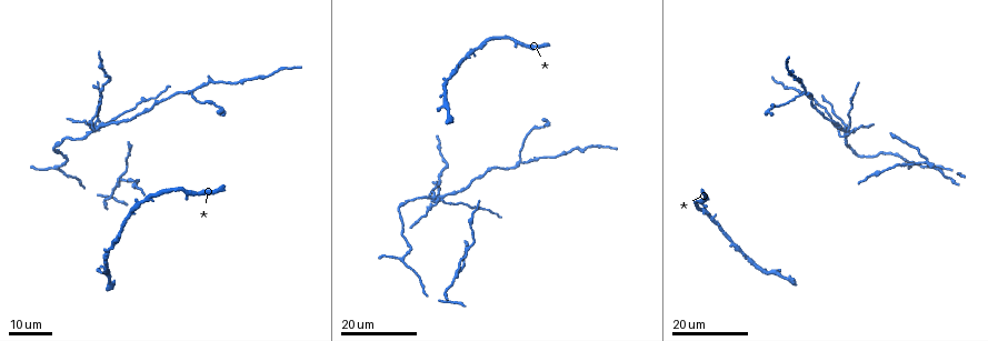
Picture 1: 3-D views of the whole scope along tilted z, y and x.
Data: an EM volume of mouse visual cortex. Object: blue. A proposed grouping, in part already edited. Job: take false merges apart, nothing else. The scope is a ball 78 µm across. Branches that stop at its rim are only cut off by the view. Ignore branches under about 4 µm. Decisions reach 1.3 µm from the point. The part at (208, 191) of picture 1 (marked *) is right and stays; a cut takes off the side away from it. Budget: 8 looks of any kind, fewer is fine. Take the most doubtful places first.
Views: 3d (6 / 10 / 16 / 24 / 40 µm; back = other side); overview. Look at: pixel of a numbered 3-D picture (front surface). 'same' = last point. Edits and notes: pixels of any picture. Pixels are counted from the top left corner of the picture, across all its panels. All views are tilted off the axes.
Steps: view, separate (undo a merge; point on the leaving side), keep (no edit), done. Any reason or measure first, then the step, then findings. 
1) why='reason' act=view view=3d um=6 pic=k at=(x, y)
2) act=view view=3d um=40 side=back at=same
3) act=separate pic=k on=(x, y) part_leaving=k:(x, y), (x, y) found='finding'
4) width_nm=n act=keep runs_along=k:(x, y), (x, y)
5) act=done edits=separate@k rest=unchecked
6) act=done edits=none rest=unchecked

why='thin arm on a thick one' act=view view=3d um=16 pic=1 at=(841, 135)

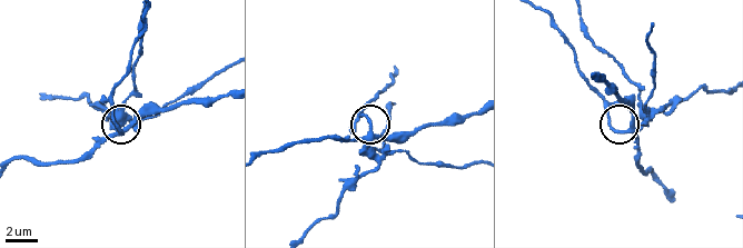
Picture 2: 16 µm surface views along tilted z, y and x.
act=view view=3d um=6 pic=2 at=(624, 131)

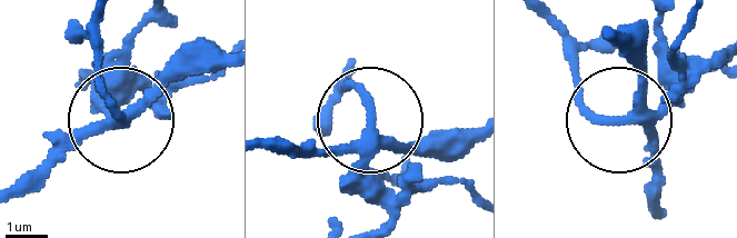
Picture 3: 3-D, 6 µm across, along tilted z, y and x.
why='from behind' act=view view=3d um=6 side=back pic=3 at=(617, 118)

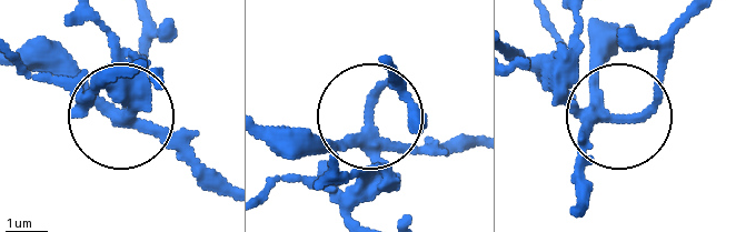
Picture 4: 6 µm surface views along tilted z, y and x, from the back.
act=separate pic=4 on=(81, 106) part_leaving=4:(603, 118), (642, 109), (685, 17) found='two neurons meet here'

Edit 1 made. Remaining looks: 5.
why='see it whole again' act=view view=overview

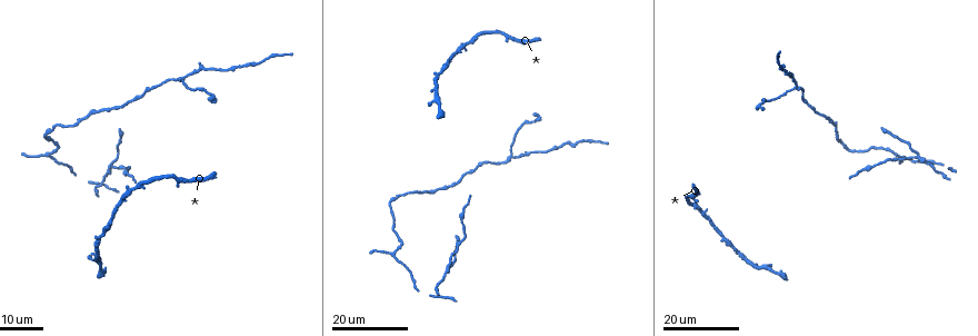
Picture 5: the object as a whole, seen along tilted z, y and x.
why='two arms in line, one across' act=view view=3d um=16 pic=5 at=(917, 158)

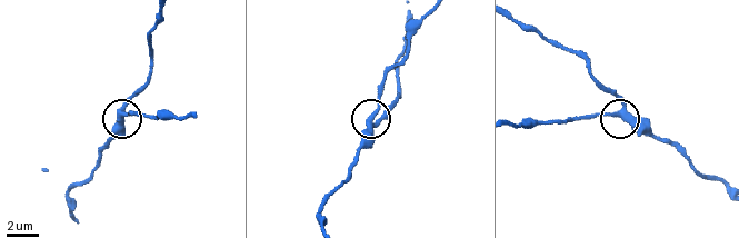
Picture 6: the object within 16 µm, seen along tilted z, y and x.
why='closer look' act=view view=3d um=6 pic=6 at=(622, 110)

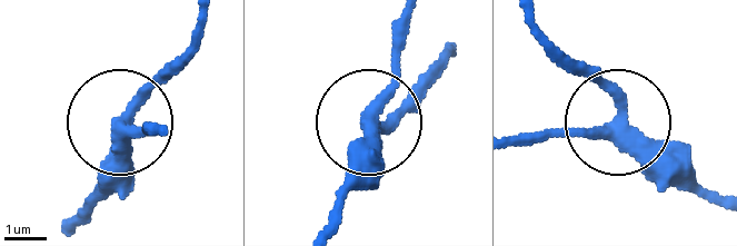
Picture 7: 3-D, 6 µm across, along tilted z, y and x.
why='from behind' act=view view=3d um=6 side=back pic=7 at=(126, 120)

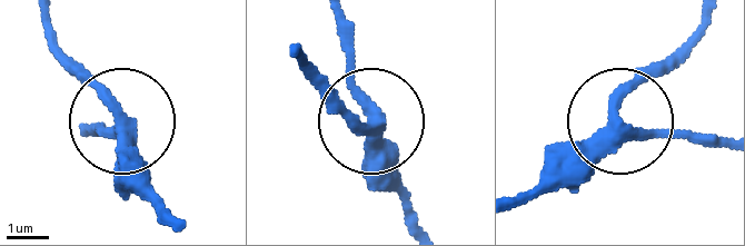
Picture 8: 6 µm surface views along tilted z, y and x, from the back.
act=keep found='continuous, no second neuron'

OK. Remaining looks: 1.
act=done edits=separate@4 rest=unchecked

